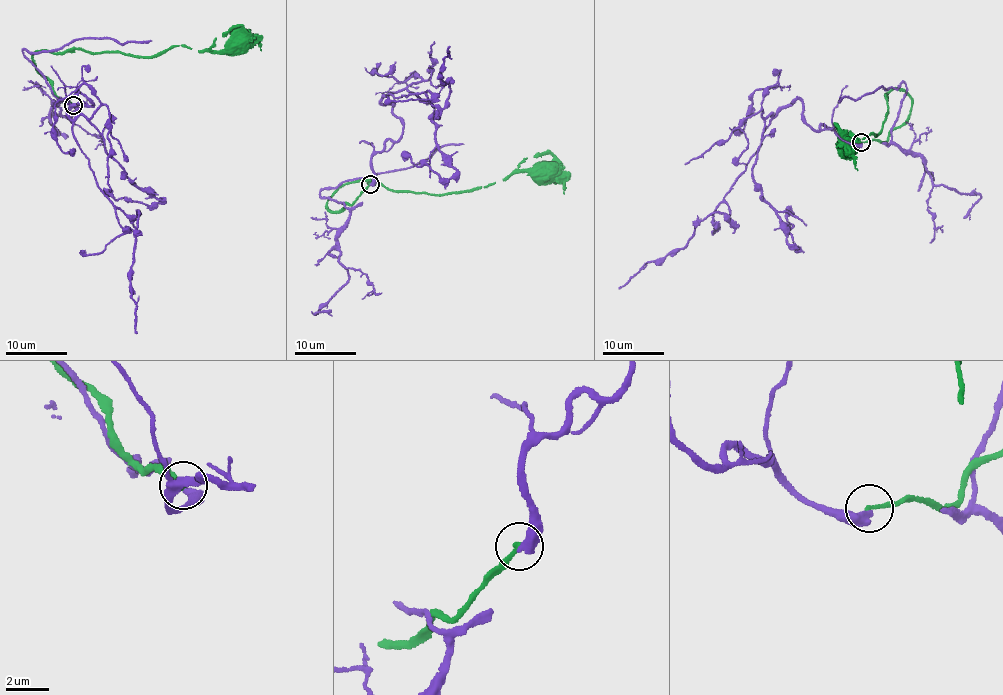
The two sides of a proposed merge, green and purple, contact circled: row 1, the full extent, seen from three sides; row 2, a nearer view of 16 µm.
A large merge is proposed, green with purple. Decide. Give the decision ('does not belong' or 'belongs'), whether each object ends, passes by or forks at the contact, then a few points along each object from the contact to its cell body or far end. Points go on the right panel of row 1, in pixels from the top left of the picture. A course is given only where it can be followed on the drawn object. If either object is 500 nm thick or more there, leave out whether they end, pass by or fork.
does not belong; green ends there; purple ends there; green runs (862, 142), (884, 141), (906, 120), (911, 96), (895, 88), (886, 93), (879, 135), (846, 146); purple runs (862, 143), (812, 128), (797, 98), (725, 196), (728, 220), (712, 212), (619, 288)

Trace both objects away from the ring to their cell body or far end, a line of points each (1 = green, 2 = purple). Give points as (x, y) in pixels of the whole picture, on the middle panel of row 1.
1: (370, 184), (353, 203), (328, 209), (342, 186), (360, 180), (448, 195), (517, 172), (547, 172)
2: (370, 184), (372, 157), (403, 127), (381, 98), (422, 92), (444, 107), (449, 47)

